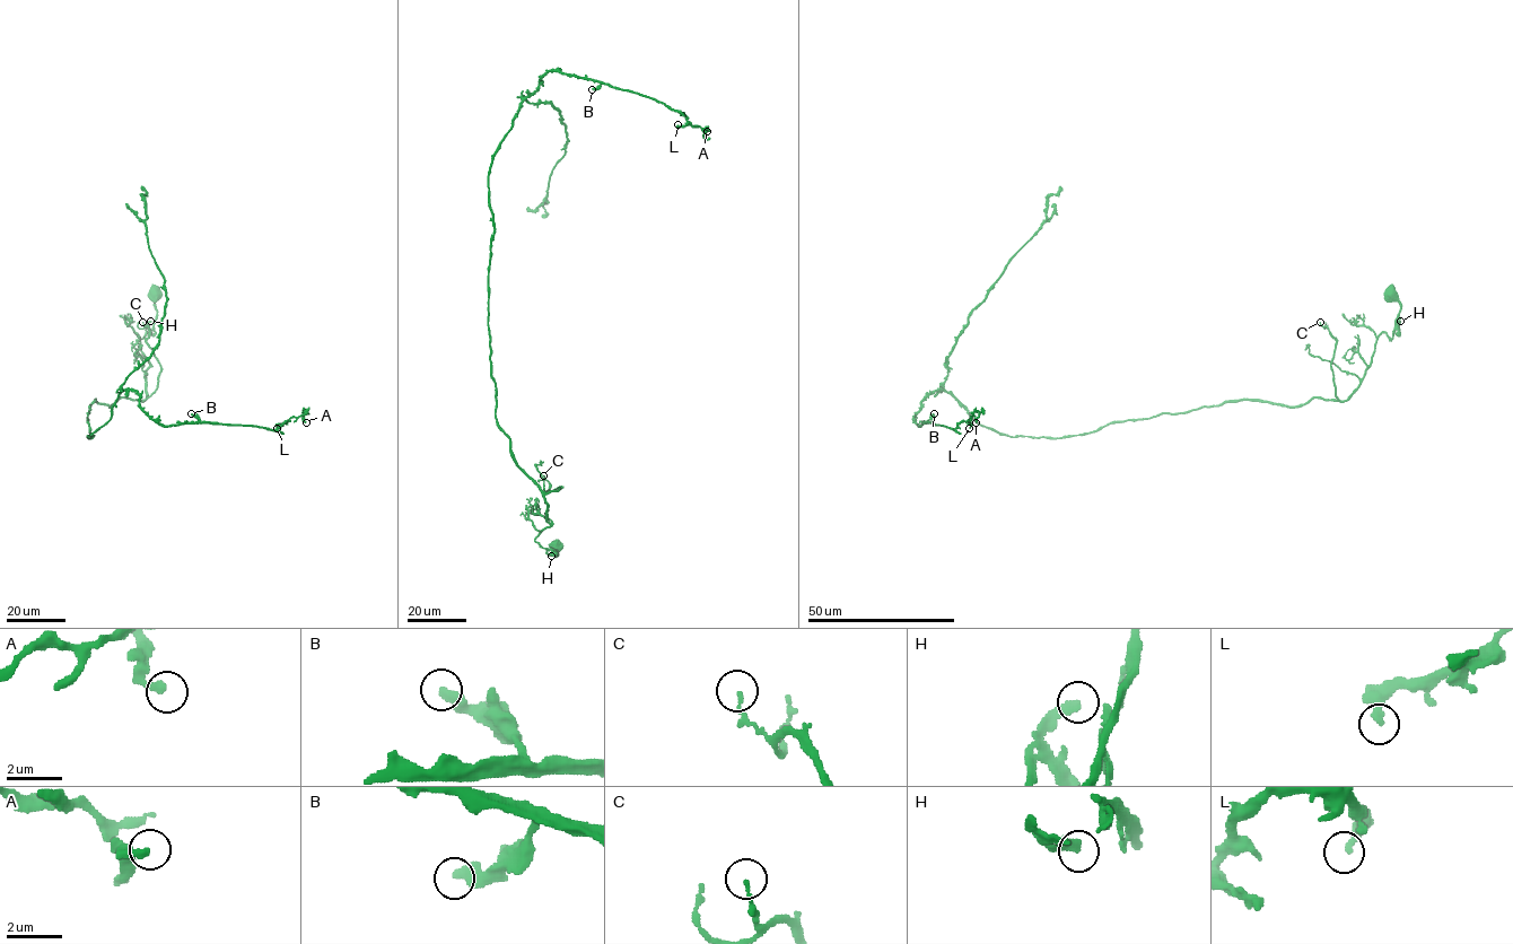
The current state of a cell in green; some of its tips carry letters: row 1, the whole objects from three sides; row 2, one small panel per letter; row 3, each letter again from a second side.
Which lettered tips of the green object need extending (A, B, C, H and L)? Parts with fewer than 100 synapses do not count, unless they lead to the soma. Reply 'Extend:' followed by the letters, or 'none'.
Extend: none

